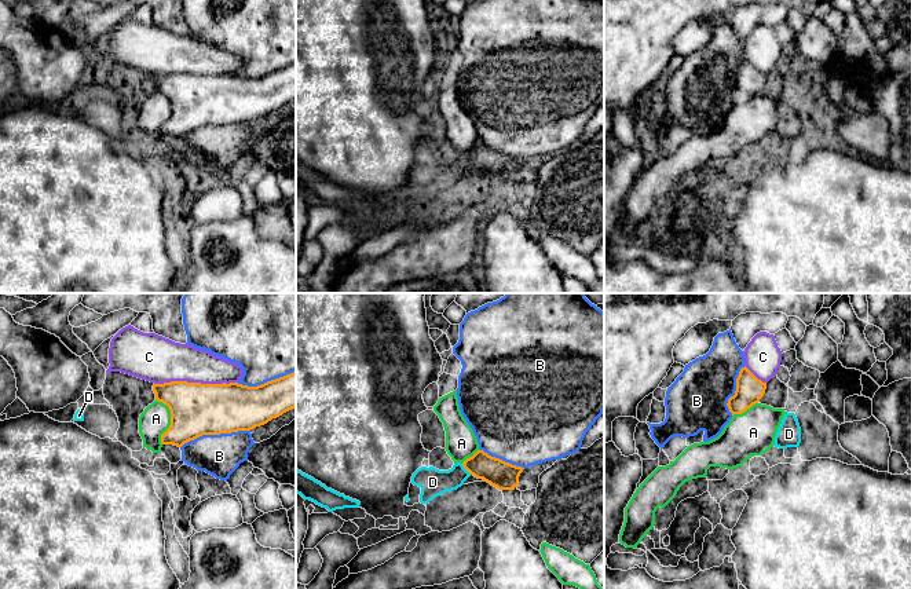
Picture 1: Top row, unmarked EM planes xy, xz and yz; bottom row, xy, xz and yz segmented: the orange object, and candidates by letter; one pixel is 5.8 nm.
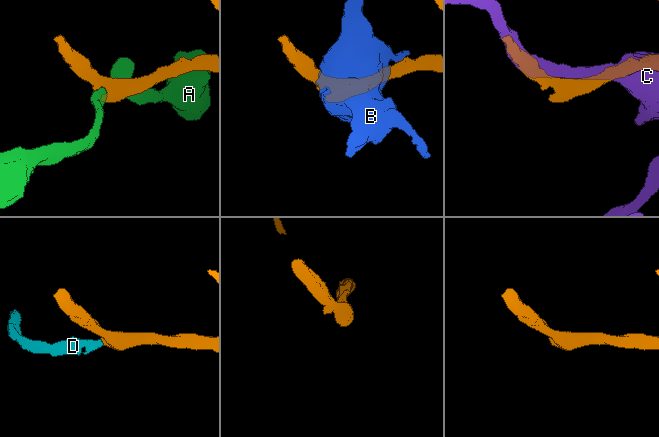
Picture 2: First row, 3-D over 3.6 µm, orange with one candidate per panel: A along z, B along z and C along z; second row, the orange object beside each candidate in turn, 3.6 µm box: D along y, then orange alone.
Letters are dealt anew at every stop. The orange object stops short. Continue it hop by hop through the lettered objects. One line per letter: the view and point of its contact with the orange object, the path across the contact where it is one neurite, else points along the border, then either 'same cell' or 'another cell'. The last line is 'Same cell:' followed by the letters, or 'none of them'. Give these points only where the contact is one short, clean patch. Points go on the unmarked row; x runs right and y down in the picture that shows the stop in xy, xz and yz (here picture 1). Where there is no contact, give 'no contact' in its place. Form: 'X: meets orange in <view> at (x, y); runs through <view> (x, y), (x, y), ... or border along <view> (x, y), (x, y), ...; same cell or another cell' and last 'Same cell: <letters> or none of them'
A: meets orange in xy at (171, 112); another cell
B: meets orange in xy at (215, 125); another cell
C: meets orange in xy at (196, 75); another cell
D: meets orange in xz at (467, 161); runs through xz (502, 167), (491, 161), (467, 161), (449, 172), (432, 174); same cell
Same cell: D

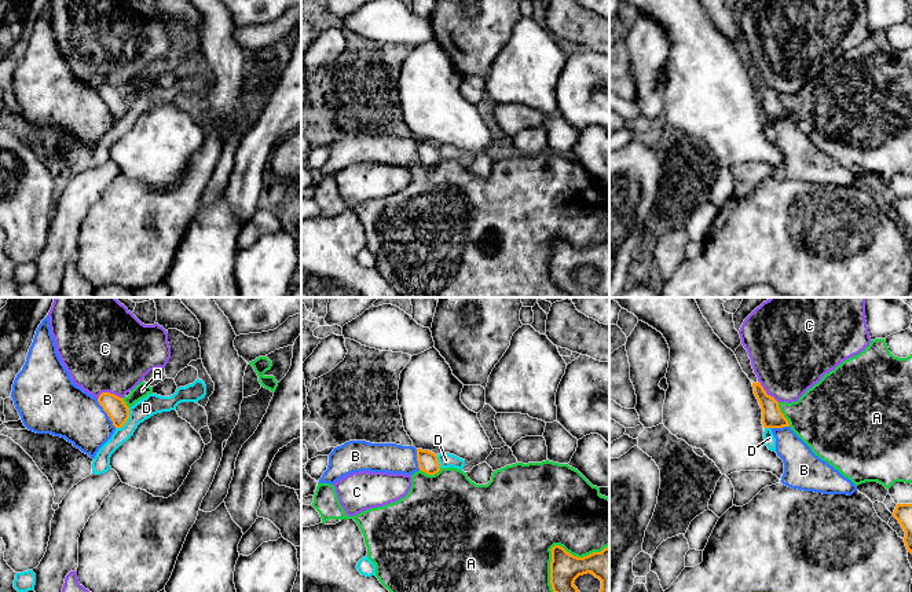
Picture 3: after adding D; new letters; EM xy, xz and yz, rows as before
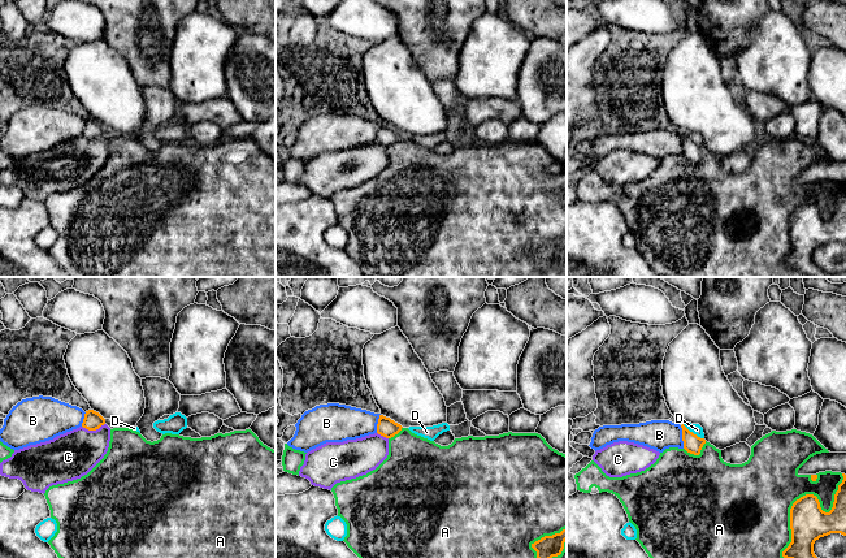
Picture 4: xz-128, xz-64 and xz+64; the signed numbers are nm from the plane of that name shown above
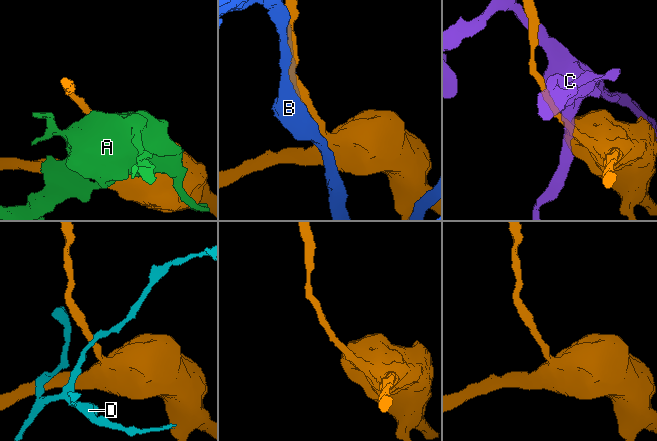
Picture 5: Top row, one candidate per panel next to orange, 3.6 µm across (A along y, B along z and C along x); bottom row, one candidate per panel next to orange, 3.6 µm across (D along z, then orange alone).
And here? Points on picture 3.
A: meets orange in xz at (559, 237); another cell
B: meets orange in xy at (106, 103); another cell
C: meets orange in xy at (109, 84); another cell
D: meets orange in xy at (127, 110); border along xy (129, 99), (129, 108), (116, 120); another cell
Same cell: none of them

